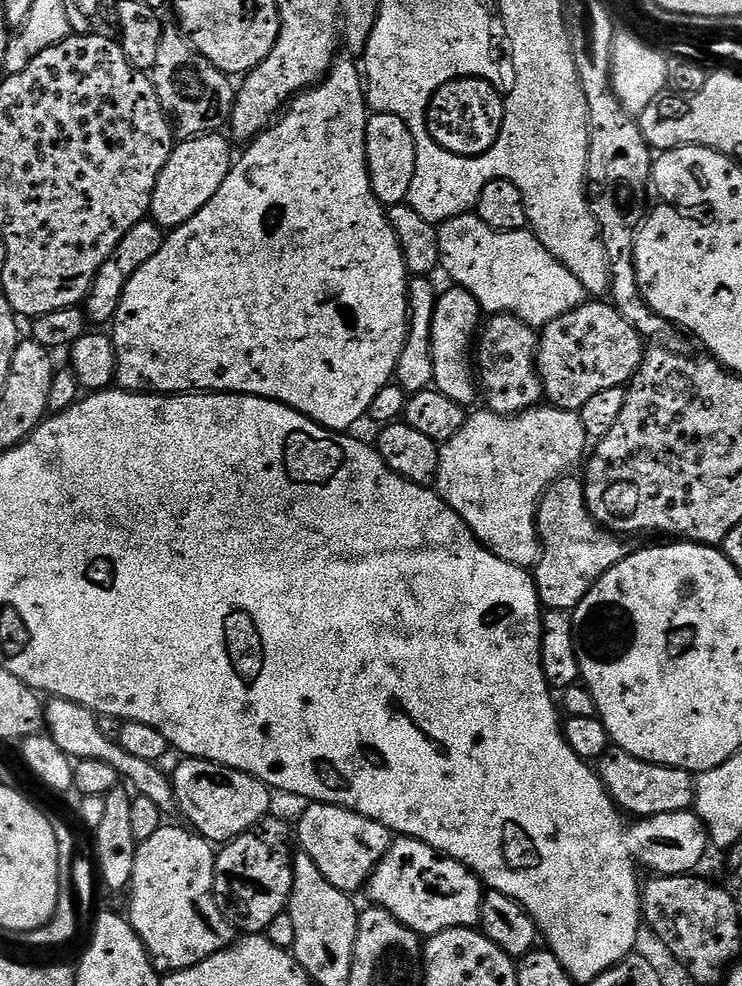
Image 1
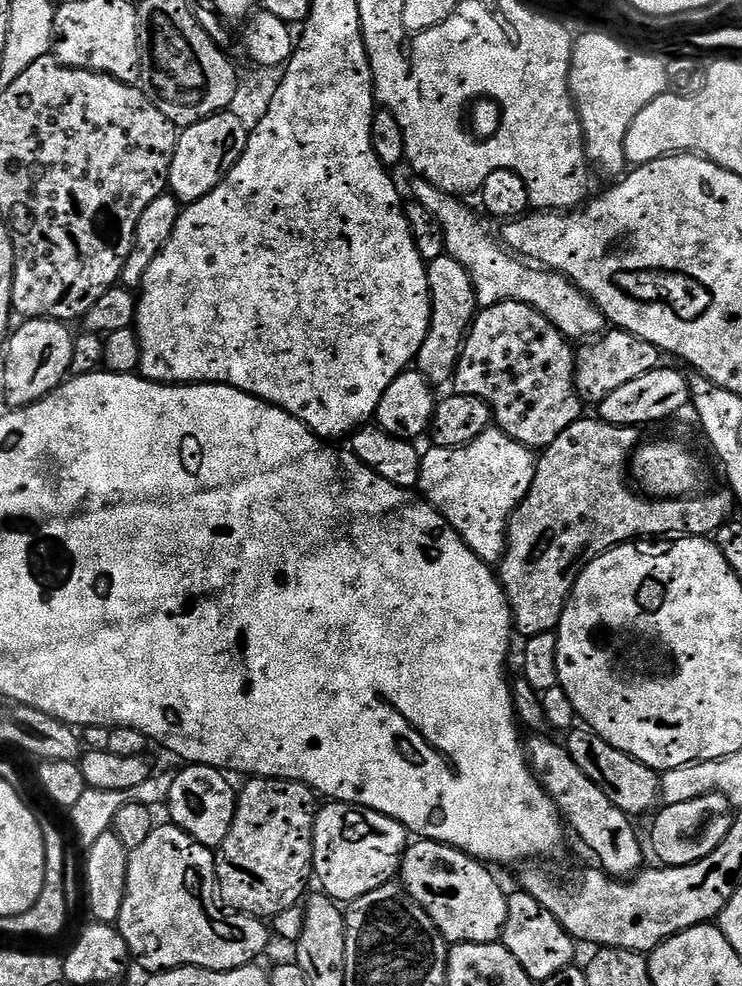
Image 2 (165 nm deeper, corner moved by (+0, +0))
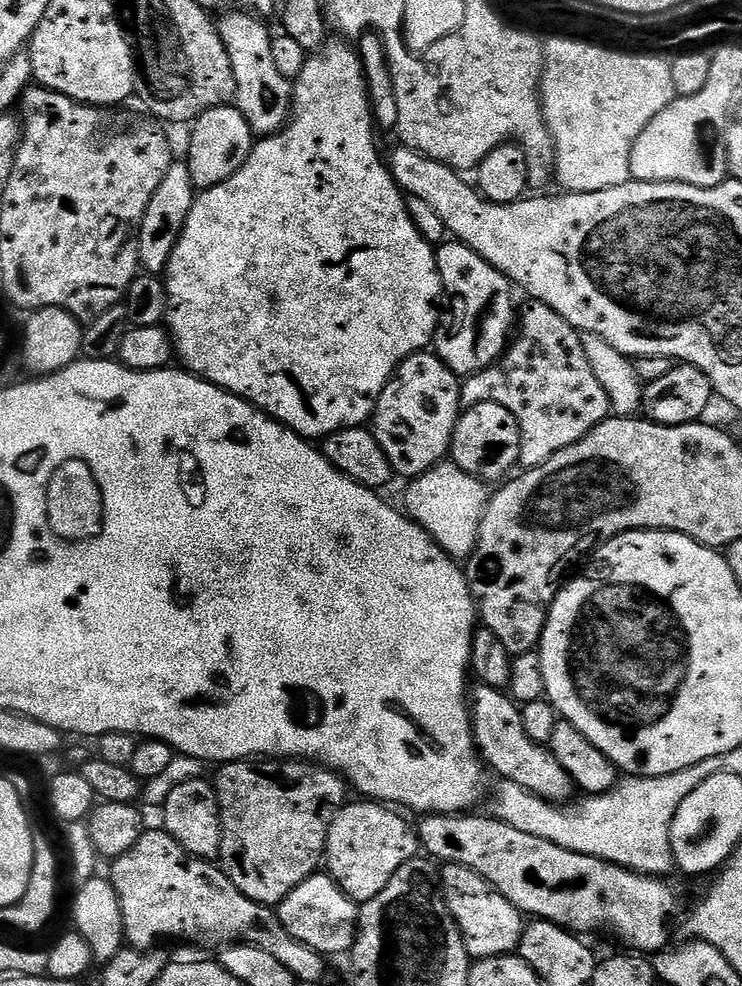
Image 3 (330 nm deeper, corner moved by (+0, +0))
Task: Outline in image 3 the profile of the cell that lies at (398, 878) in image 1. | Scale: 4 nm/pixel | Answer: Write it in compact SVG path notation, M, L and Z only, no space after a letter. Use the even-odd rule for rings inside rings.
M449 864L442 872L442 891L450 914L464 935L469 957L485 960L495 956L510 956L519 949L525 917L509 900L502 898L498 890L494 890L489 880L466 866Z

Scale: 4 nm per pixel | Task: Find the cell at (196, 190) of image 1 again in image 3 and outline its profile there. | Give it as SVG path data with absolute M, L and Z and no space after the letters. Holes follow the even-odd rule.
M235 106L206 110L201 116L196 117L191 128L192 137L188 140L186 163L190 170L192 185L198 190L213 188L226 182L226 178L234 175L252 152L254 143L252 127Z

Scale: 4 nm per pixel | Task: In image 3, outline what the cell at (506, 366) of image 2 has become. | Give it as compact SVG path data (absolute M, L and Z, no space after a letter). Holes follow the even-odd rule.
M529 299L528 305L518 312L518 331L509 343L504 355L486 370L476 372L467 377L460 386L460 402L464 408L473 408L482 402L498 402L498 406L506 406L510 414L514 414L514 422L518 422L520 431L519 467L527 470L545 464L558 450L566 450L566 446L574 446L594 426L609 419L612 403L602 390L602 382L594 375L590 362L586 359L586 350L582 346L582 335L576 331L562 314L550 310L541 300Z

